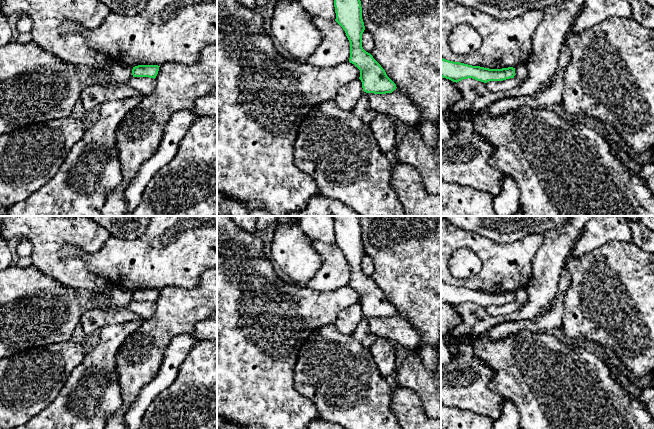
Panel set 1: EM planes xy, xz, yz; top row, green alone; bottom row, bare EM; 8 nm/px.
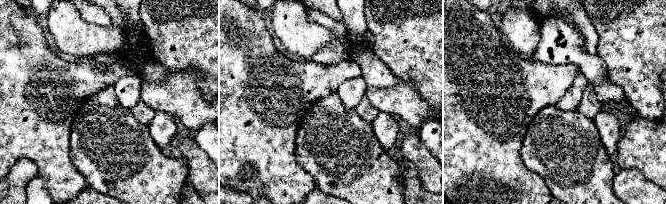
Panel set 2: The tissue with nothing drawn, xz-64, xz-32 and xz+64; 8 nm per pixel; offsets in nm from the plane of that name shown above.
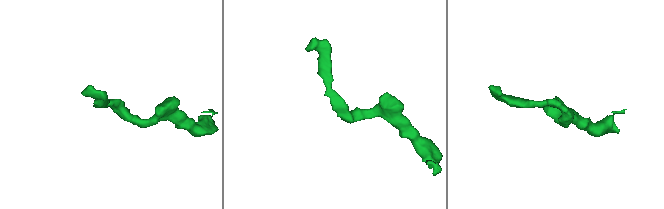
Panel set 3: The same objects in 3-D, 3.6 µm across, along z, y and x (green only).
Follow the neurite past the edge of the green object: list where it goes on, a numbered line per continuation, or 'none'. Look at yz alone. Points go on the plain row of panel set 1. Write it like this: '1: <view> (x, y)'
none

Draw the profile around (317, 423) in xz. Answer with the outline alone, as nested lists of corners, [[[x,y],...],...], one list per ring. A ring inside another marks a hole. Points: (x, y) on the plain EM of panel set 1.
[[[319,418],[313,420],[306,429],[345,429],[345,428],[341,427],[340,425],[324,421]]]

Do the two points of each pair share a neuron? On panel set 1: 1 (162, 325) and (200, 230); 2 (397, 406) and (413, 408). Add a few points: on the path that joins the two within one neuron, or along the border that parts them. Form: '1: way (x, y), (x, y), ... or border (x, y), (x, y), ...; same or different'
1: border (199, 278), (190, 288), (159, 289); different
2: way (401, 406), (409, 408); same

